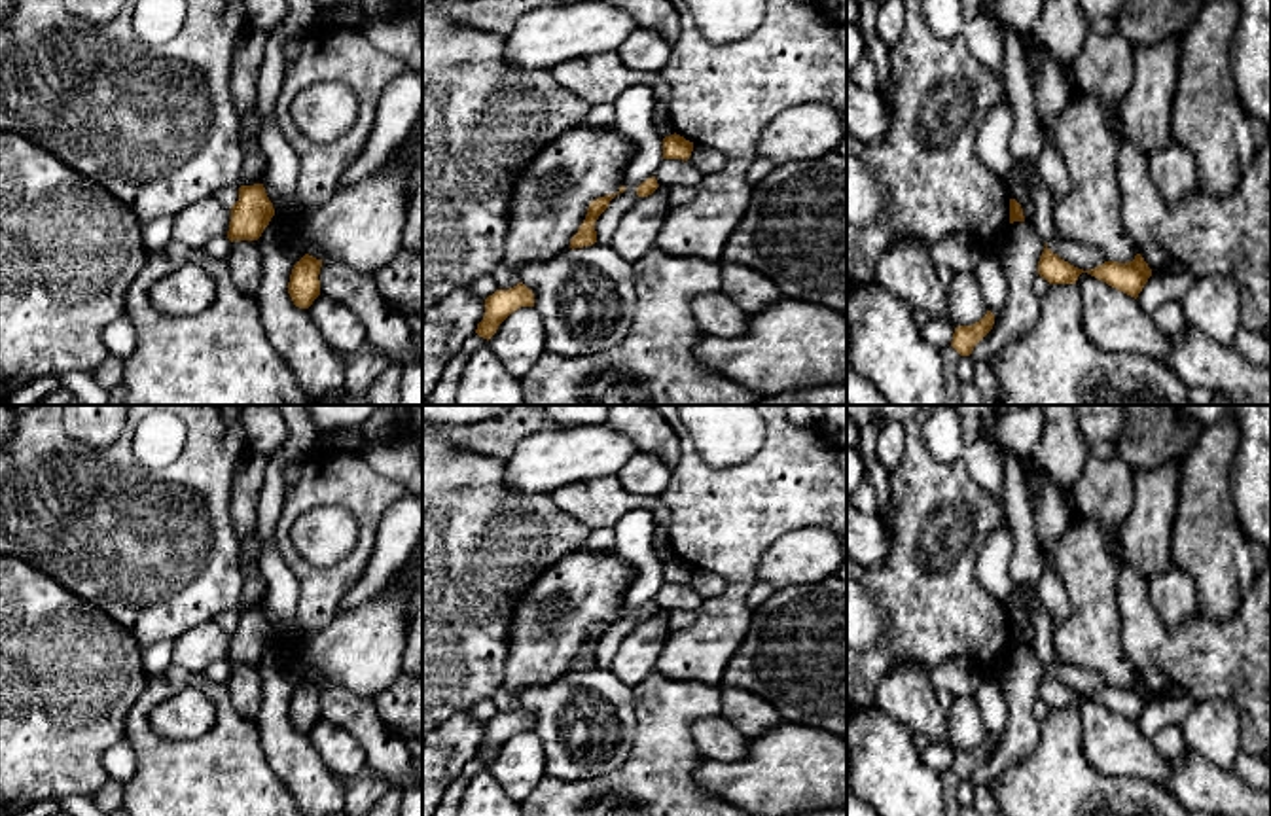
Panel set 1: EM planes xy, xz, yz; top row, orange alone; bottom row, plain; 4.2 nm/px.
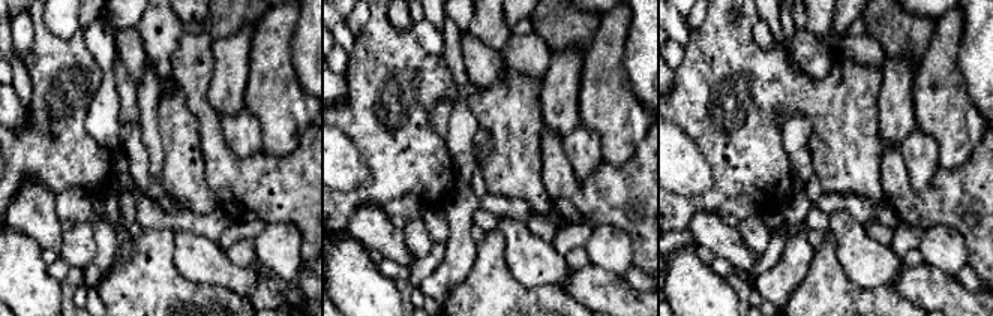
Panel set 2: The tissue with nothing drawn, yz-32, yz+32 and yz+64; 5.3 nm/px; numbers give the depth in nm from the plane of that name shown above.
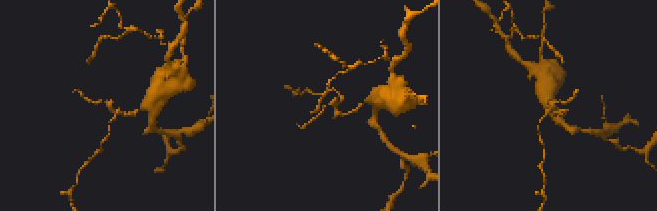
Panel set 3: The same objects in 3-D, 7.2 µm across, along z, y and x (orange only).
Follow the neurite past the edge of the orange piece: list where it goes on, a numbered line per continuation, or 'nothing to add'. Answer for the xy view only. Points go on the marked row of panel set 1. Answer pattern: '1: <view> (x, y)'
nothing to add

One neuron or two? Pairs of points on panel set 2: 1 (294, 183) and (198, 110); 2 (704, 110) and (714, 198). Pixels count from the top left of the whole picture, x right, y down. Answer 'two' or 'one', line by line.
1: one
2: one

